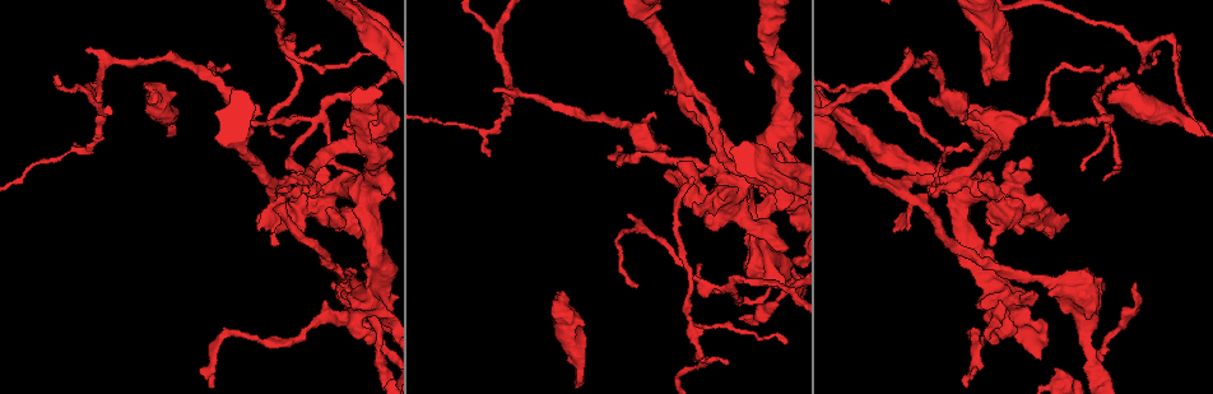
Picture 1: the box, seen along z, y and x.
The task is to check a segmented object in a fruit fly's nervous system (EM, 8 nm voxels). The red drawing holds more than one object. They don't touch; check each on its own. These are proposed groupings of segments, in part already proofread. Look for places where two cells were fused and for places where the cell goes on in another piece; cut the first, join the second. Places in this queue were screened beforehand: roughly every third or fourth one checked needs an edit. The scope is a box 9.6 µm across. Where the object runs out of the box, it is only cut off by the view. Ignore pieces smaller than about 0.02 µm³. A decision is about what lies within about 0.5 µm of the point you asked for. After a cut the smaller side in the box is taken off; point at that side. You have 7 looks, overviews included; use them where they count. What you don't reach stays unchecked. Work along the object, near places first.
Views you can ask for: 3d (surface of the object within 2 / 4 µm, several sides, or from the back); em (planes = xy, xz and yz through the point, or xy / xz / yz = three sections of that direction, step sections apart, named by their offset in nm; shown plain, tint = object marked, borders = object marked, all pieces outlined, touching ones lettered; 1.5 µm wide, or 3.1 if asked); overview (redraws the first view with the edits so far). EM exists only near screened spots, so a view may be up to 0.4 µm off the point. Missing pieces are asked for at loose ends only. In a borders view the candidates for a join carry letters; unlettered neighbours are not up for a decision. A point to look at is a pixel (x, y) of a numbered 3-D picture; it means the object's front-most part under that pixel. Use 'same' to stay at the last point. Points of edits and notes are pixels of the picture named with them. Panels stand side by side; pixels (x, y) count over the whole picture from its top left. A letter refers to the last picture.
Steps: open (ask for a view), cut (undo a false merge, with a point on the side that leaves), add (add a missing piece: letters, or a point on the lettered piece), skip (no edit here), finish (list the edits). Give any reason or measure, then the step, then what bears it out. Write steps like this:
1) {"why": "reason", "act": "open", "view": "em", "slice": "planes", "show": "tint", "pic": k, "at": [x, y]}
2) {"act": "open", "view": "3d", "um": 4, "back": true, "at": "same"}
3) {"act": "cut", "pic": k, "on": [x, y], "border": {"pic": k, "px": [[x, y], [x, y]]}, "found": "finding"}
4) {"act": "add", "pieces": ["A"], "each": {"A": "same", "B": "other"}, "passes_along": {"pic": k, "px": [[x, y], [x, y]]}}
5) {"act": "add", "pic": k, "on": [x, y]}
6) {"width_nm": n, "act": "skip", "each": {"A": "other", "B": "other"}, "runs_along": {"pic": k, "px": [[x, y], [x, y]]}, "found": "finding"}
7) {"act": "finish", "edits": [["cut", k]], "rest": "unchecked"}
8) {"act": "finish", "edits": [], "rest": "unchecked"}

{"why": "branch point", "act": "open", "view": "em", "slice": "planes", "show": "tint", "pic": 1, "at": [87, 90]}

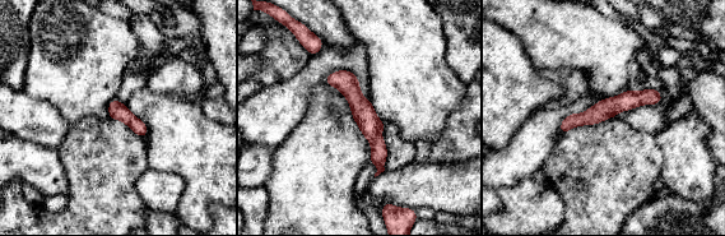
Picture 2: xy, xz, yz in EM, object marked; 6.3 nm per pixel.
{"why": "see the neighbours", "act": "open", "view": "em", "slice": "planes", "show": "borders", "at": "same"}

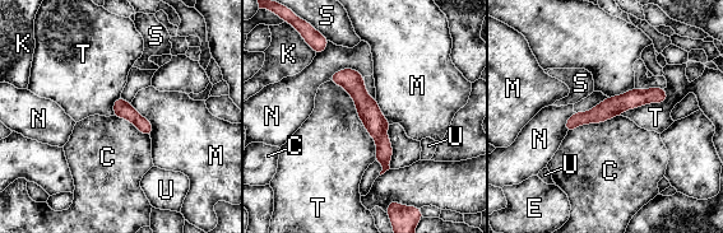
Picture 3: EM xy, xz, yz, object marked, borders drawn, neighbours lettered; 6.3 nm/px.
{"width_nm": 110, "act": "skip", "each": {"C": "other", "E": "other", "K": "other", "M": "other", "N": "other", "S": "other", "T": "other", "U": "other"}, "runs_along": {"pic": 3, "px": [[337, 75], [366, 105], [384, 149]]}, "found": "all the same cell"}

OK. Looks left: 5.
{"why": "touches itself", "act": "open", "view": "em", "slice": "yz", "step": 8, "show": "borders", "pic": 1, "at": [919, 201]}

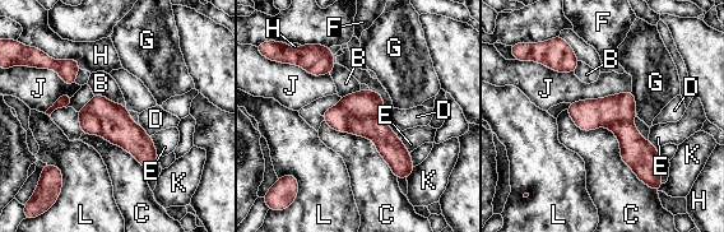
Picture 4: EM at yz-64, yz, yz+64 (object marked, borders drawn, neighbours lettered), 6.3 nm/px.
{"act": "open", "view": "em", "slice": "xz", "step": 8, "show": "borders", "at": "same"}

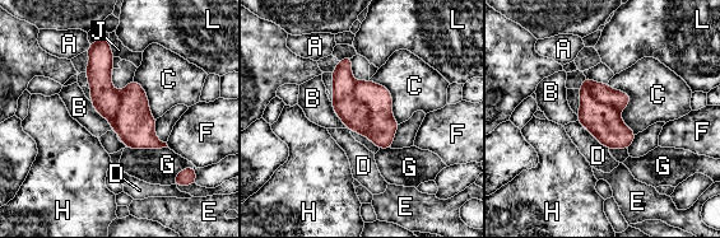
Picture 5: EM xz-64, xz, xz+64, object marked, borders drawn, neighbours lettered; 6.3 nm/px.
{"act": "cut", "pic": 5, "on": [354, 115], "each": {"A": "other", "B": "other", "C": "other", "D": "other", "E": "other", "F": "other", "G": "other", "H": "other", "J": "other", "L": "other"}, "part_leaving": {"pic": 5, "px": [[103, 42], [102, 92], [111, 118]]}, "found": "two cells meet here"}

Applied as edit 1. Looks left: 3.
{"why": "branch stops here", "act": "open", "view": "em", "slice": "yz", "step": 4, "show": "tint", "pic": 1, "at": [488, 154]}

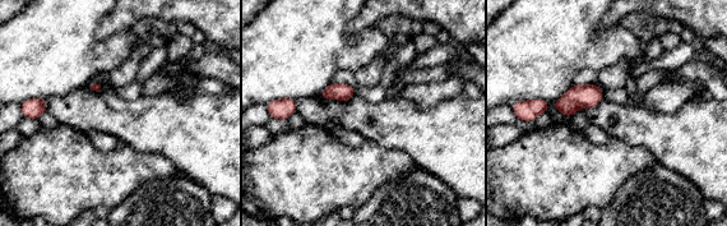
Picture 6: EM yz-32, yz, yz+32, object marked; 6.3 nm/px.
{"act": "open", "view": "em", "slice": "planes", "show": "borders", "at": "same"}

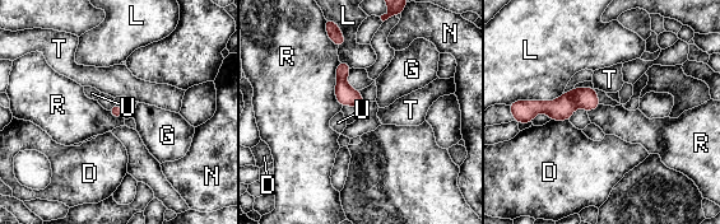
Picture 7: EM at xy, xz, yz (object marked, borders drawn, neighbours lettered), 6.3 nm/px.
{"width_nm": 80, "act": "skip", "each": {"D": "other", "G": "other", "L": "other", "N": "other", "R": "other", "T": "other", "U": "other"}, "found": "no lettered piece goes on from it"}

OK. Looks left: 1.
{"act": "finish", "edits": [["cut", 5]], "rest": "unchecked"}

